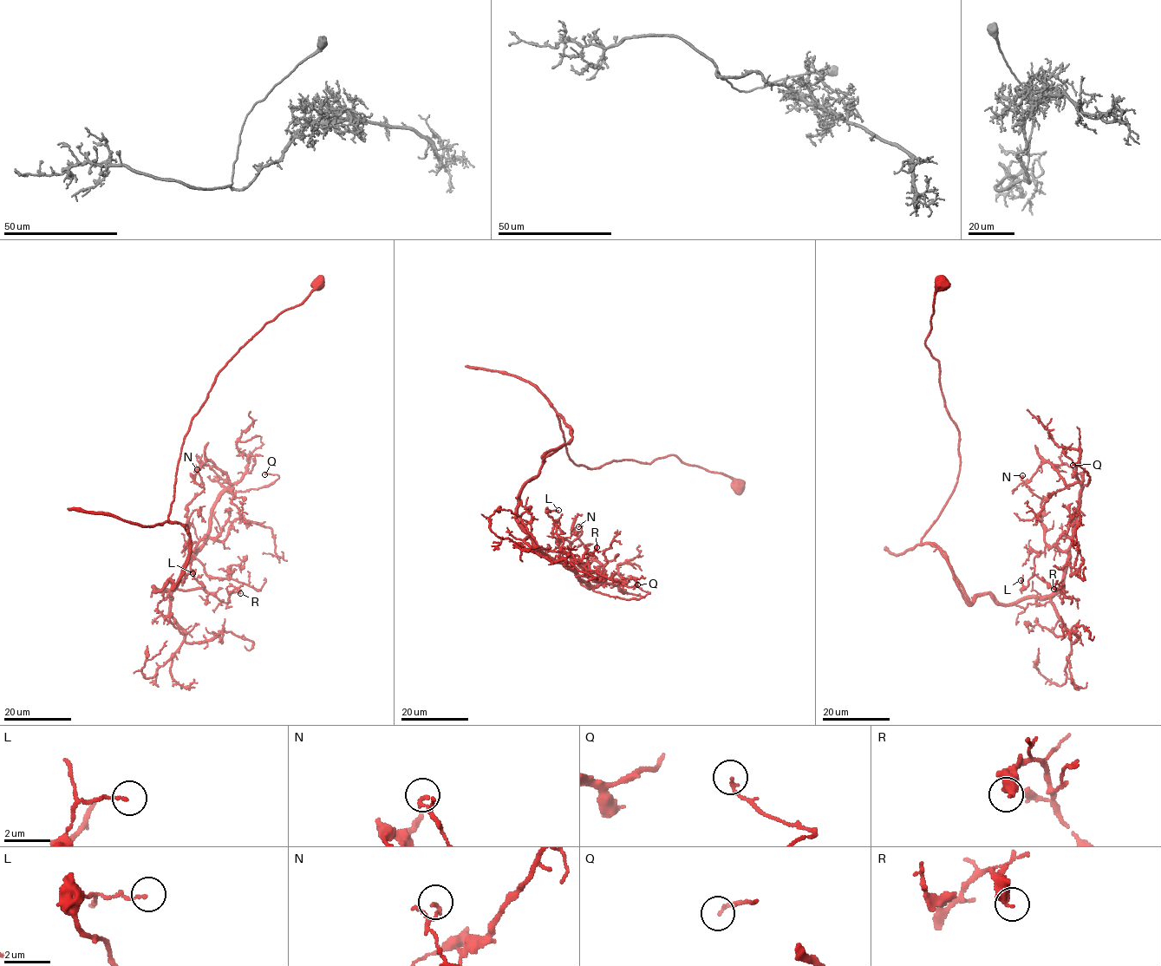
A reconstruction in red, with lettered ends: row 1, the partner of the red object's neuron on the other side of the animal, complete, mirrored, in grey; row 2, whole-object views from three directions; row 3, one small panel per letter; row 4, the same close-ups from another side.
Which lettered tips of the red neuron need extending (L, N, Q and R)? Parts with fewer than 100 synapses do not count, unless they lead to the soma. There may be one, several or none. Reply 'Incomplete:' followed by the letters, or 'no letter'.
Incomplete: no letter

